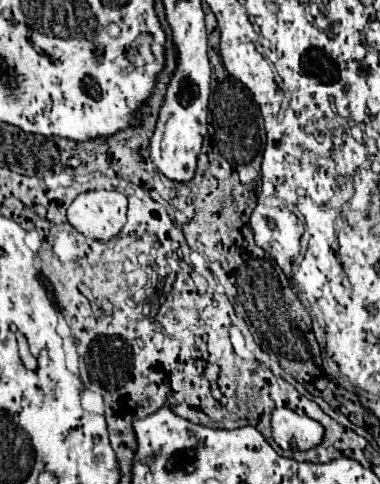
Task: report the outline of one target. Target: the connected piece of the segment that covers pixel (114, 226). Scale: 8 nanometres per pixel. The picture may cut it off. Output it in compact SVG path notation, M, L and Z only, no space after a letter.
M99 190L79 194L69 210L69 224L87 238L93 240L111 240L113 234L119 234L127 216L127 196L115 190Z

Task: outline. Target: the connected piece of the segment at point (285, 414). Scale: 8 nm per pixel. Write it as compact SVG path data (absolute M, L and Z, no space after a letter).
M275 408L271 412L271 432L273 440L283 448L283 450L309 450L321 444L323 440L323 426L307 416L299 416L297 412L289 408Z

